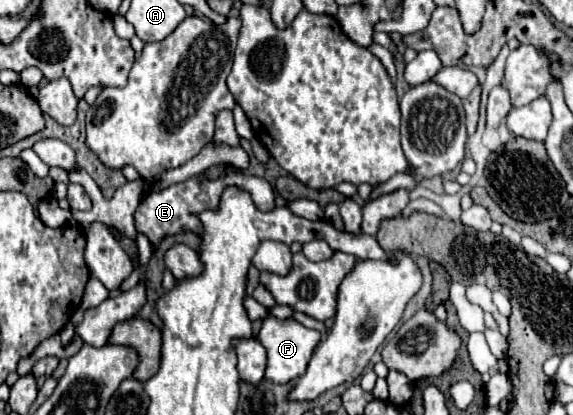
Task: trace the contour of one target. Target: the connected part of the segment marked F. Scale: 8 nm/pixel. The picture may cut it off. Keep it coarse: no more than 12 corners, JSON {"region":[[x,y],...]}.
{"region":[[263,320],[265,378],[301,376],[321,334],[295,320]]}

